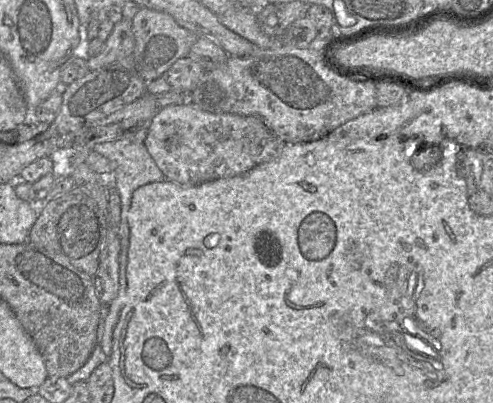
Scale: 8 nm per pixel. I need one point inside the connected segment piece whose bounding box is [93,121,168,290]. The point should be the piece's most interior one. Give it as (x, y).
(135, 167)

